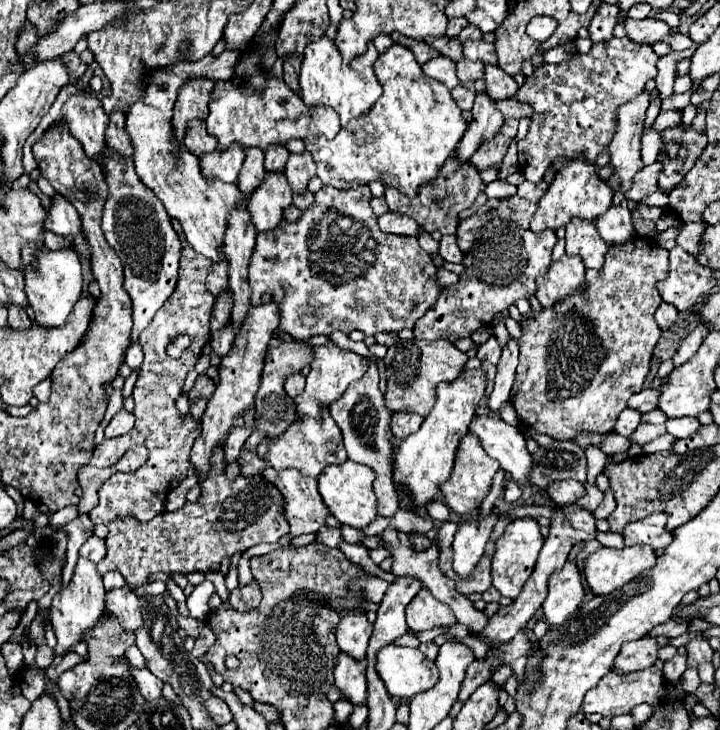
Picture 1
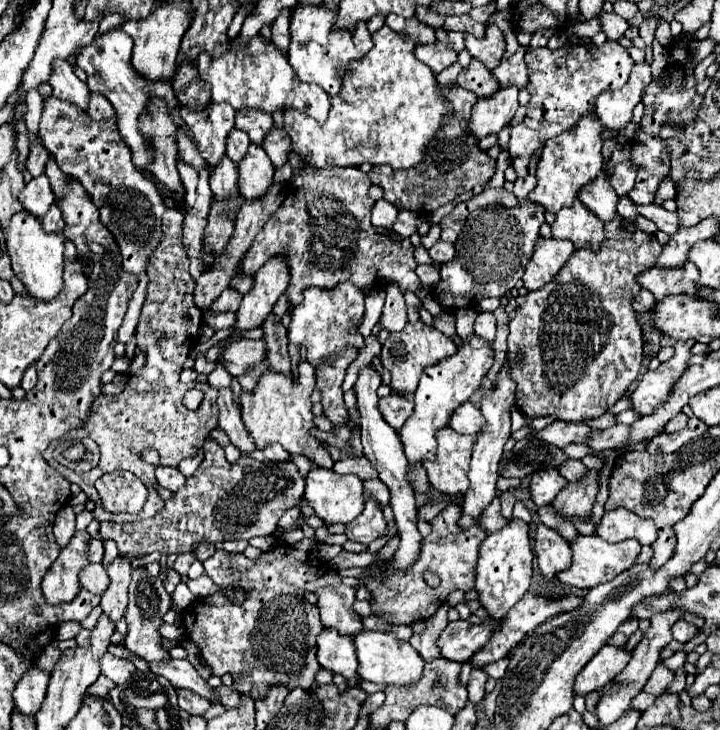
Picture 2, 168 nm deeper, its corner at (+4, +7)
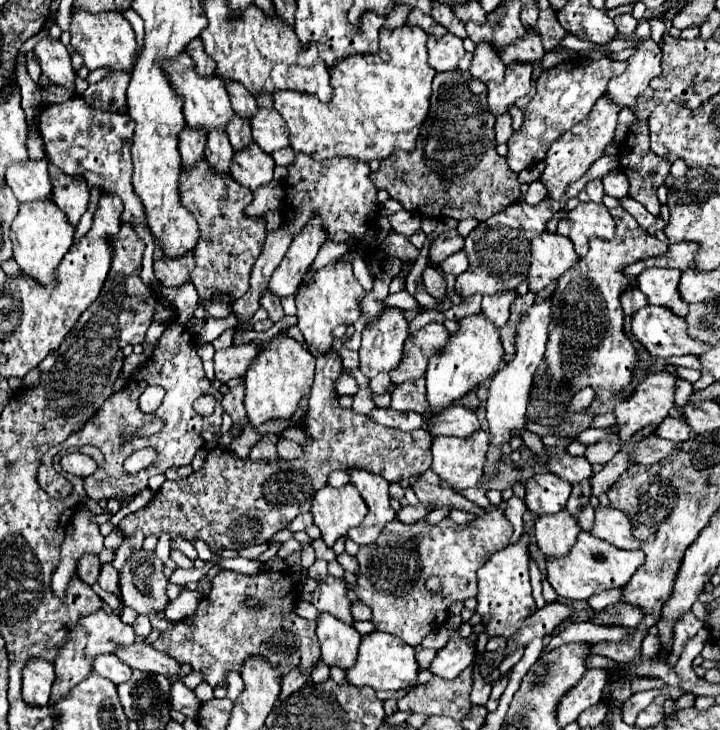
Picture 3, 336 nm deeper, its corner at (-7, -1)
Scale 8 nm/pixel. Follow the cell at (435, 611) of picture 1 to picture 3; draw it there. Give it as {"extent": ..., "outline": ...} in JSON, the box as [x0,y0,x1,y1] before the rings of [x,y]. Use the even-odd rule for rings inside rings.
{"extent":[353,501,513,647],"outline":[[[502,501],[497,509],[465,525],[457,525],[449,517],[437,525],[431,525],[425,519],[411,525],[393,519],[373,543],[363,545],[355,555],[359,571],[353,591],[359,601],[371,607],[375,629],[397,635],[411,647],[419,647],[431,631],[445,625],[451,603],[475,597],[477,569],[493,553],[509,545],[513,527],[505,519],[507,505],[507,501]],[[457,557],[463,557],[463,567]],[[431,575],[437,575],[441,581],[439,593],[431,593],[425,587],[425,581]]]}

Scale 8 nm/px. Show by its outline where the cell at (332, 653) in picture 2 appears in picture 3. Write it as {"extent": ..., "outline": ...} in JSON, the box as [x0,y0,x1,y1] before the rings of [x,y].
{"extent":[315,613,361,669],"outline":[[[319,613],[315,633],[321,645],[321,659],[325,665],[335,665],[341,669],[353,667],[361,641],[361,635],[353,629],[353,625],[343,623],[333,615]]]}

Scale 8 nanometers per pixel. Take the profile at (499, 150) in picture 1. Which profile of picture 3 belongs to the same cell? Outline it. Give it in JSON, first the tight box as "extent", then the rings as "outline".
{"extent":[487,63,531,117],"outline":[[[513,63],[507,65],[503,83],[487,83],[489,107],[495,117],[507,113],[507,105],[515,103],[519,97],[529,93],[531,89],[531,65],[529,63]]]}

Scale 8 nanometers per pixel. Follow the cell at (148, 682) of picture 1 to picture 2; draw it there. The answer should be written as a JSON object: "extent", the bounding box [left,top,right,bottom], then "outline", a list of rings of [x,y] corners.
{"extent":[100,653,136,685],"outline":[[[104,653],[104,659],[100,659],[100,669],[116,685],[124,685],[124,683],[132,681],[132,675],[136,673],[136,667],[134,667],[132,661],[118,659],[118,657],[110,655],[110,653]]]}

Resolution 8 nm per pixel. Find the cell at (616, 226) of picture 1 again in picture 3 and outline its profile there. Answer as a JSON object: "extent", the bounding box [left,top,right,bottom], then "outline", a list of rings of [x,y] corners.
{"extent":[577,179,603,203],"outline":[[[593,179],[585,185],[585,189],[577,195],[579,201],[593,201],[593,203],[601,203],[603,201],[603,185],[601,185],[601,179]]]}

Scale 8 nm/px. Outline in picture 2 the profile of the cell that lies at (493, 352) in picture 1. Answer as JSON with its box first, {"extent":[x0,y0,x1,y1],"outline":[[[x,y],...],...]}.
{"extent":[474,313,496,343],"outline":[[[480,313],[476,317],[476,323],[474,323],[474,331],[478,337],[482,337],[484,341],[492,343],[494,341],[494,335],[496,335],[496,319],[492,313]]]}

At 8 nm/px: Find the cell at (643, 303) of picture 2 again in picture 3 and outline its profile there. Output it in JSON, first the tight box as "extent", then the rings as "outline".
{"extent":[621,287,647,315],"outline":[[[629,287],[621,293],[621,307],[625,311],[625,315],[633,315],[637,309],[645,307],[647,299],[643,299],[643,293],[637,287]]]}

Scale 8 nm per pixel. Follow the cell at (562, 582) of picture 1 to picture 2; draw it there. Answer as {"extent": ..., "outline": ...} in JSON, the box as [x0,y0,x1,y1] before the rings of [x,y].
{"extent":[536,523,572,585],"outline":[[[540,523],[536,531],[536,559],[544,579],[558,585],[560,581],[556,575],[572,565],[570,543],[564,541],[554,529],[548,529]]]}

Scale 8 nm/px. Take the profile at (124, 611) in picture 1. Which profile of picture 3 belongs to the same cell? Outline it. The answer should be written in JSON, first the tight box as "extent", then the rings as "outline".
{"extent":[77,555,101,585],"outline":[[[83,555],[83,557],[77,561],[77,575],[79,575],[85,583],[89,583],[89,585],[97,583],[99,573],[101,573],[101,565],[99,565],[99,557],[97,557],[97,555]]]}

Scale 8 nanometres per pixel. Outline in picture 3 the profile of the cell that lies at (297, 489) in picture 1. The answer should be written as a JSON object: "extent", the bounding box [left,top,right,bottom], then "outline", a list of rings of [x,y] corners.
{"extent":[249,435,277,461],"outline":[[[267,435],[267,437],[261,437],[253,447],[251,447],[251,453],[249,453],[249,459],[255,459],[255,461],[271,461],[277,455],[277,449],[275,449],[275,443],[277,443],[277,437],[275,435]]]}

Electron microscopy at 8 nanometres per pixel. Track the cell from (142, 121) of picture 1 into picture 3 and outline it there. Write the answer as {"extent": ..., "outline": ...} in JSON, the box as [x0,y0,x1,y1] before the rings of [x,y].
{"extent":[71,9,135,73],"outline":[[[71,9],[71,45],[77,53],[83,55],[85,65],[89,71],[95,71],[99,67],[109,67],[109,73],[115,71],[131,71],[135,63],[135,33],[129,25],[129,21],[119,11],[101,11],[97,15],[89,11],[75,11]]]}

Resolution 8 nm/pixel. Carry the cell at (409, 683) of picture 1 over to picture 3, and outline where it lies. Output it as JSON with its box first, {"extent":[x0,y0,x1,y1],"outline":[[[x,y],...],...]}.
{"extent":[345,631,417,691],"outline":[[[373,631],[365,637],[361,637],[361,647],[359,647],[359,657],[351,669],[345,671],[345,677],[351,685],[363,687],[369,685],[375,691],[383,689],[407,689],[415,685],[417,679],[417,661],[415,661],[415,649],[411,649],[405,641],[391,633],[379,633]]]}

